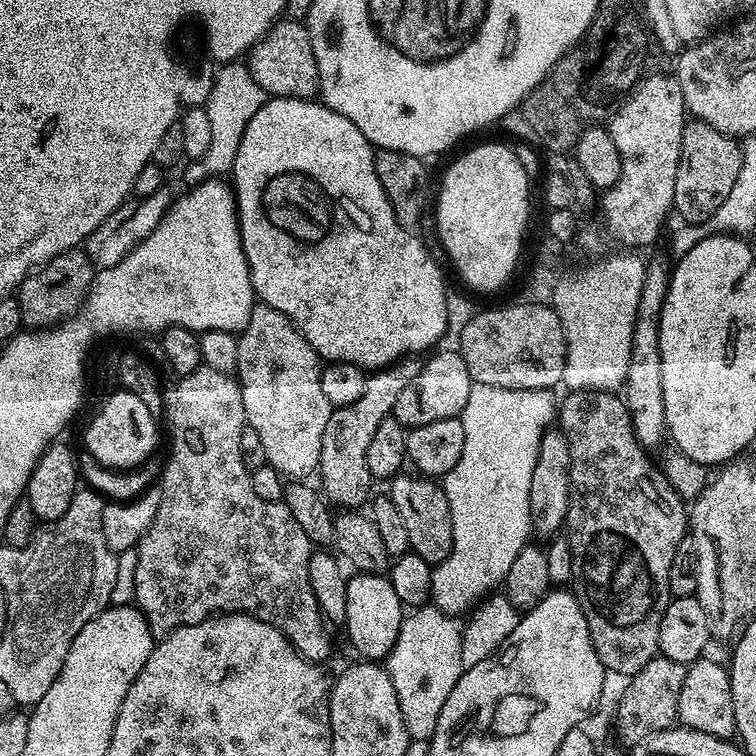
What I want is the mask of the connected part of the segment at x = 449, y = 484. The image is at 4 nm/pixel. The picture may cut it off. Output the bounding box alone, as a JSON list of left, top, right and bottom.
[431,383,558,617]

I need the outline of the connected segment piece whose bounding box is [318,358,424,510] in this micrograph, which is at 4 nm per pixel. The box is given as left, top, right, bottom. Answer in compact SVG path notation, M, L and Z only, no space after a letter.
M405 358L386 368L373 371L366 382L366 394L362 394L358 402L333 408L330 422L326 422L326 434L322 436L322 454L318 469L321 484L319 487L333 505L341 504L341 509L356 510L361 507L360 503L364 499L369 499L368 491L372 484L374 485L374 477L370 474L366 454L370 450L370 442L374 439L374 430L378 430L386 417L392 415L394 402L398 402L398 394L402 394L402 390L406 390L406 386L410 386L410 382L418 378L423 365L423 359Z

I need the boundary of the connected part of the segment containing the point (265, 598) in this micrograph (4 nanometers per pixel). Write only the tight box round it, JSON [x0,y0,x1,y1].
[132,366,332,662]

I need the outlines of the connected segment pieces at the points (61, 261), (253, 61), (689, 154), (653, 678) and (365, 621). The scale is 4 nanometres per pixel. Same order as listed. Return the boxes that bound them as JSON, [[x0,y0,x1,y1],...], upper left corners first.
[[18,248,94,329],[246,18,320,100],[672,118,742,224],[616,655,685,746],[343,572,406,662]]

